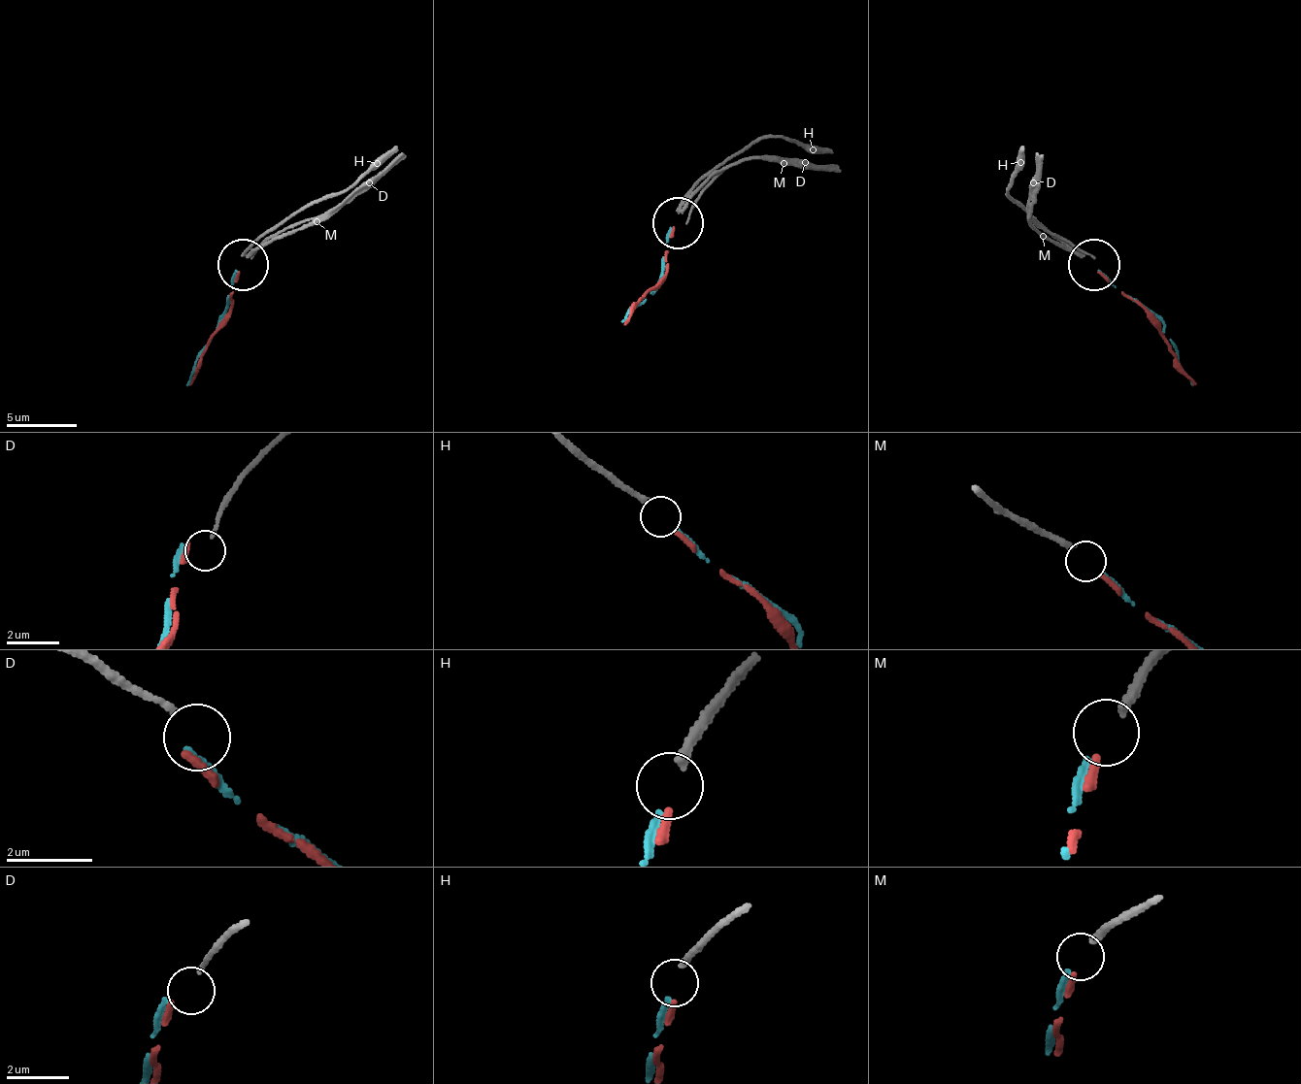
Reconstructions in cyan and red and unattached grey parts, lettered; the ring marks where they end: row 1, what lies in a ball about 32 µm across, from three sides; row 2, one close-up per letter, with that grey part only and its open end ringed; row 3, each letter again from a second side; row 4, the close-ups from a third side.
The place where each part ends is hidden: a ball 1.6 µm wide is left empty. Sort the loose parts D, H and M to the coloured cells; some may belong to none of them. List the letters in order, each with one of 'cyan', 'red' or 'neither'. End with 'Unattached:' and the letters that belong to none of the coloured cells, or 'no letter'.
D: neither
H: cyan
M: red
Unattached: D

